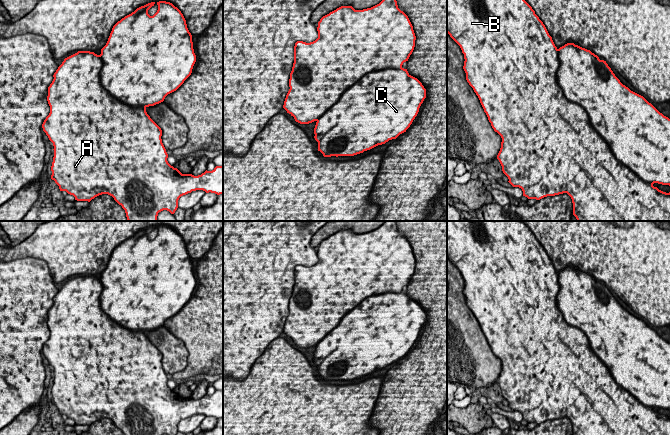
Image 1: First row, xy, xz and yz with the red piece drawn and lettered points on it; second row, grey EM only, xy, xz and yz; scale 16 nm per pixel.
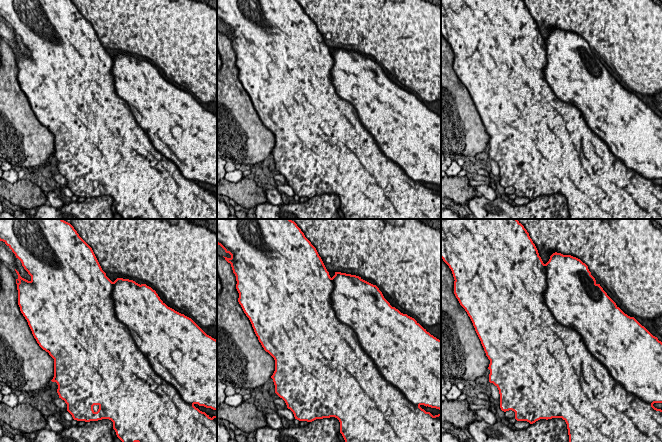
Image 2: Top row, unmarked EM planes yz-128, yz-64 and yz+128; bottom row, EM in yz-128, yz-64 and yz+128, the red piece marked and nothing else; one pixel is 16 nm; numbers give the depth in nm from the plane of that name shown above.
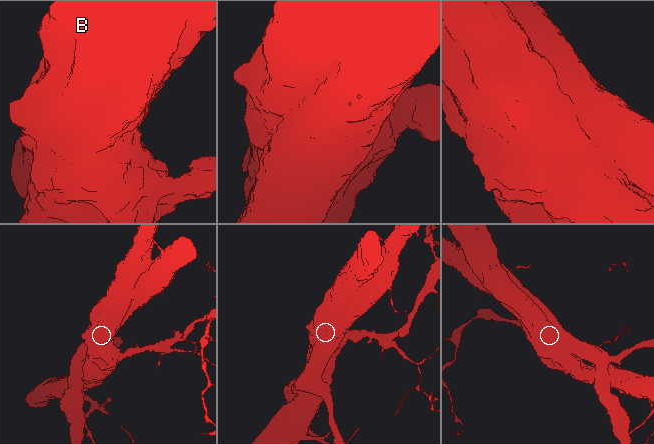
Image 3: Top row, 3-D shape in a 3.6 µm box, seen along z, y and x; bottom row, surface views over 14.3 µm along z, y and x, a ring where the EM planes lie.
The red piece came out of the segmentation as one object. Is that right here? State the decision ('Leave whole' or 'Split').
Split

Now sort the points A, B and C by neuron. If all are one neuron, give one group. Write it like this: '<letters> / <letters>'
A B / C

